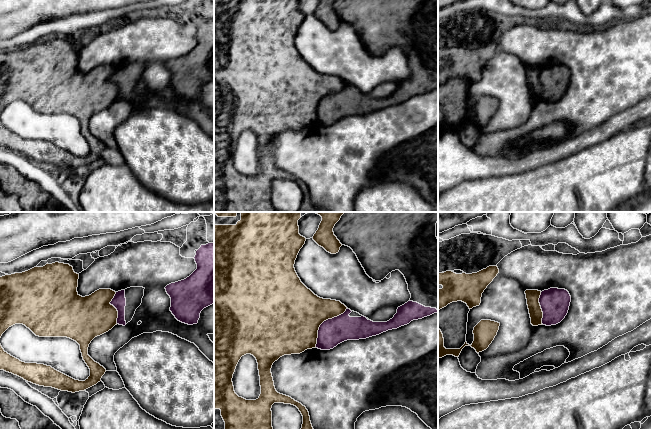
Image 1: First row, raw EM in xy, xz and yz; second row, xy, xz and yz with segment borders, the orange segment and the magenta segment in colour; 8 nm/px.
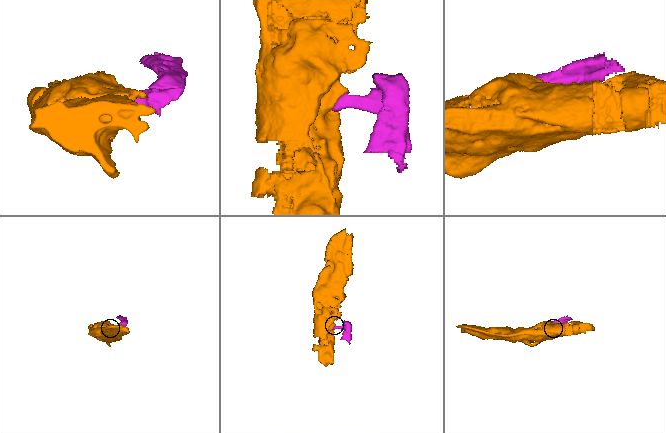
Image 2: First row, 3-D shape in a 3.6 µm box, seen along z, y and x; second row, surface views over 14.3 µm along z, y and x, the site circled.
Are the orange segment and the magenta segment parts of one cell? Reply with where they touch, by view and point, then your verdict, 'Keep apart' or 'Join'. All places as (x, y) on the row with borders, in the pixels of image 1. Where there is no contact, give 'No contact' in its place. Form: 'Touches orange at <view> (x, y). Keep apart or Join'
Touches orange at xz (322, 322). Keep apart

